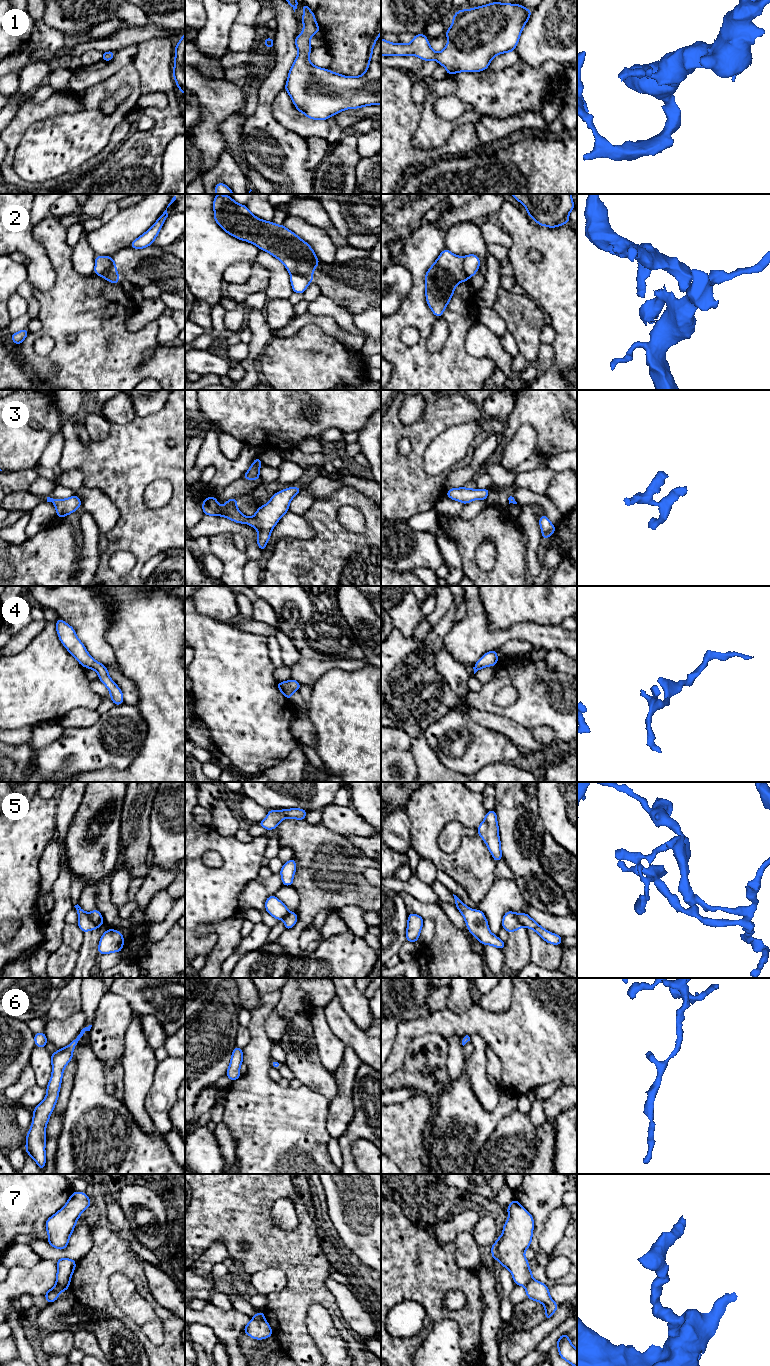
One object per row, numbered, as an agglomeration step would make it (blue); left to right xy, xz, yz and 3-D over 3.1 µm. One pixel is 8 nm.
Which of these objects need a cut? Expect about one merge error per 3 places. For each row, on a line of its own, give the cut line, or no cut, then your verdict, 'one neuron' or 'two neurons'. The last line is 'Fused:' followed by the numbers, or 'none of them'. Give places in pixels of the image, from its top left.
1: cut none; one neuron
2: cut yz (463, 257), (463, 269), (468, 278); two neurons
3: cut none; one neuron
4: cut none; one neuron
5: cut xy (88, 913), (92, 922), (97, 927); two neurons
6: cut none; one neuron
7: cut xy (56, 1283), (68, 1286); two neurons
Fused: 2, 5, 7

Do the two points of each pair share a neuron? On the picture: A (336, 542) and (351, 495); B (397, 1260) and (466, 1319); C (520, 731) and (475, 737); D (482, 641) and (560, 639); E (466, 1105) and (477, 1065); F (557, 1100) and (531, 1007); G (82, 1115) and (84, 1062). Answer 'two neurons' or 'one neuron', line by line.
A: one neuron
B: one neuron
C: two neurons
D: one neuron
E: two neurons
F: two neurons
G: one neuron

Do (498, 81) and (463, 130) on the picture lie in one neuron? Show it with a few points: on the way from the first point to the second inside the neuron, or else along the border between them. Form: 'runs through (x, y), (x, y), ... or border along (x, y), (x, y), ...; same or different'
border along (473, 122), (460, 123), (449, 135); different

